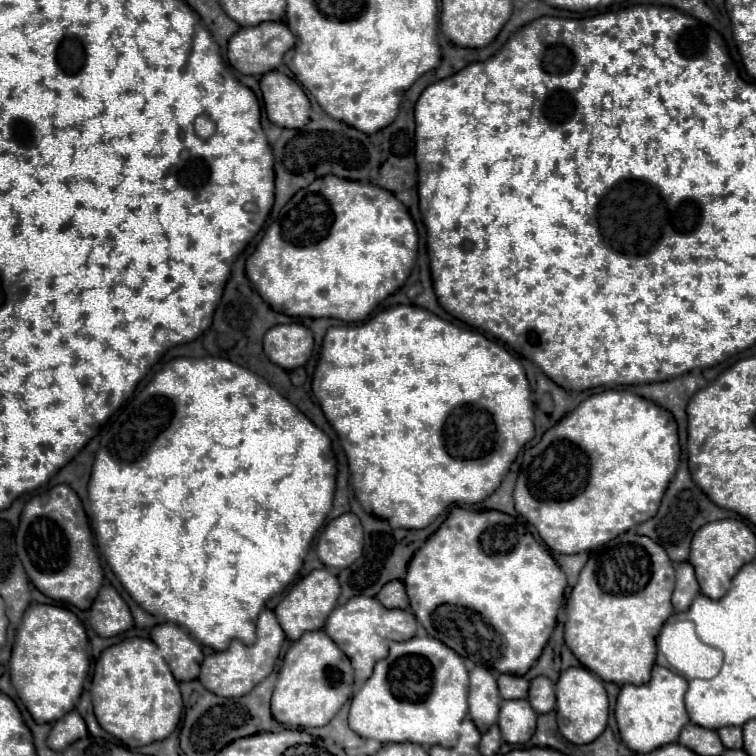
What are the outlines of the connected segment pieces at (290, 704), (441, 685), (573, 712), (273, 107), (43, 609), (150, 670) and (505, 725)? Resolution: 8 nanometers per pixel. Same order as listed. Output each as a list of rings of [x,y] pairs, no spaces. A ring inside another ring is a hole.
[[[324,630],[306,632],[284,656],[272,694],[272,716],[280,724],[294,728],[326,726],[350,698],[352,686],[354,672],[350,660],[340,652],[340,648],[326,636]]]
[[[414,636],[406,642],[390,644],[388,658],[376,662],[374,674],[366,680],[366,684],[356,692],[350,704],[350,728],[362,736],[372,738],[382,744],[388,742],[414,742],[420,746],[444,746],[452,748],[458,740],[460,722],[468,714],[468,670],[464,666],[464,658],[456,656],[452,648],[440,644],[440,640],[432,640],[432,636]]]
[[[568,668],[562,672],[556,684],[556,712],[558,712],[558,728],[562,736],[572,744],[590,744],[594,742],[608,724],[608,696],[604,690],[604,682],[586,668]]]
[[[268,72],[260,80],[268,120],[282,128],[302,128],[310,116],[310,100],[304,90],[282,72]]]
[[[32,604],[20,628],[10,658],[10,680],[20,700],[38,724],[50,724],[74,710],[88,676],[88,636],[74,612],[50,604]]]
[[[126,638],[106,648],[96,666],[90,693],[98,724],[128,748],[168,738],[182,716],[182,696],[168,664],[148,638]]]
[[[504,700],[498,726],[508,744],[526,744],[536,730],[538,714],[528,700]]]

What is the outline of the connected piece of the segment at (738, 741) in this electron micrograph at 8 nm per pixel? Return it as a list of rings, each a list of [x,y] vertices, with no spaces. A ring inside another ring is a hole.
[[[726,726],[718,730],[720,740],[726,748],[742,748],[742,728],[740,726]]]

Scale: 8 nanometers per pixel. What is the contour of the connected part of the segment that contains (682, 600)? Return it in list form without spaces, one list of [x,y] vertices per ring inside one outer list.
[[[688,562],[678,564],[678,568],[676,568],[676,588],[674,588],[674,594],[672,594],[674,610],[676,612],[686,612],[690,608],[692,600],[698,594],[700,594],[700,586],[696,582],[692,564],[688,564]]]

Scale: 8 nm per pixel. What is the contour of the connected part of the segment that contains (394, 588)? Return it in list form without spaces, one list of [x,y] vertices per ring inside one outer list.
[[[400,580],[388,582],[376,596],[380,600],[382,606],[386,608],[398,608],[398,610],[406,610],[408,608],[408,596],[404,590],[404,584]]]

